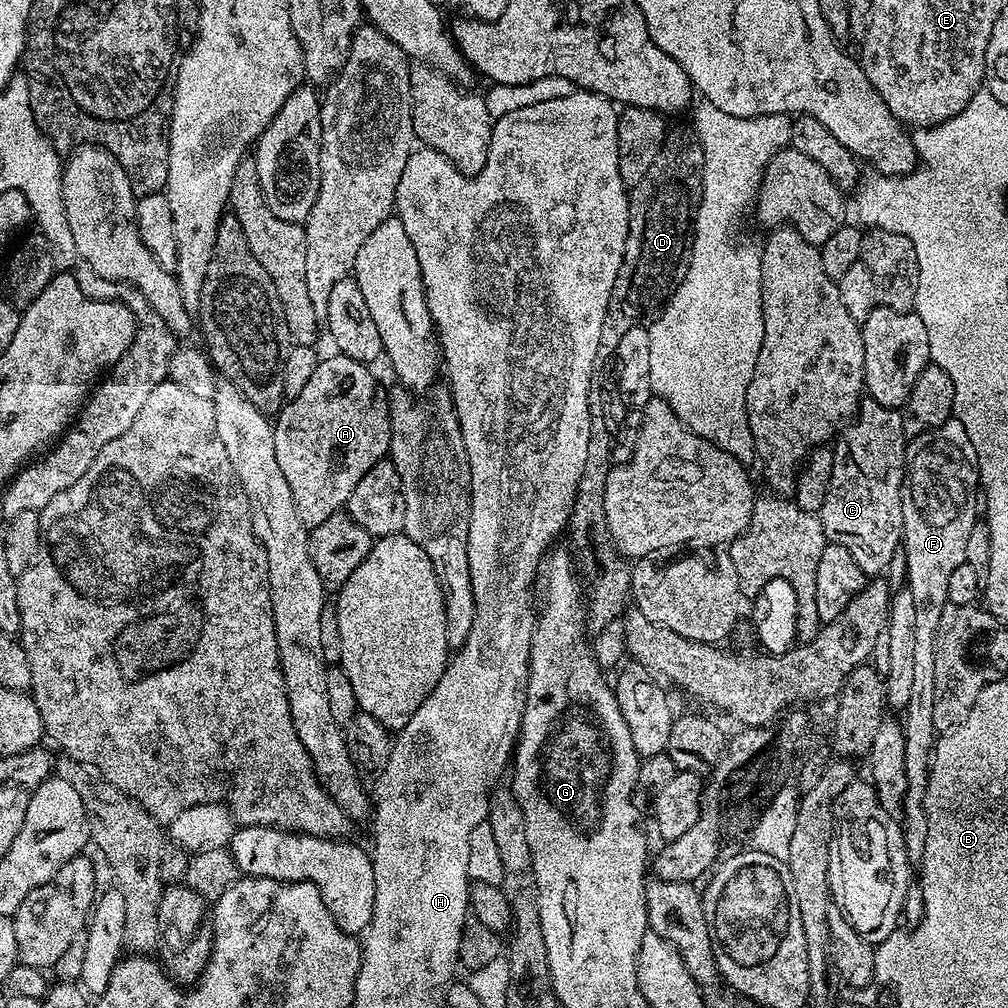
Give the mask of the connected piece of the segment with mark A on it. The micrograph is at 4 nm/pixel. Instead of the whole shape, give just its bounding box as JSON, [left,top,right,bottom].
[274,355,392,530]

